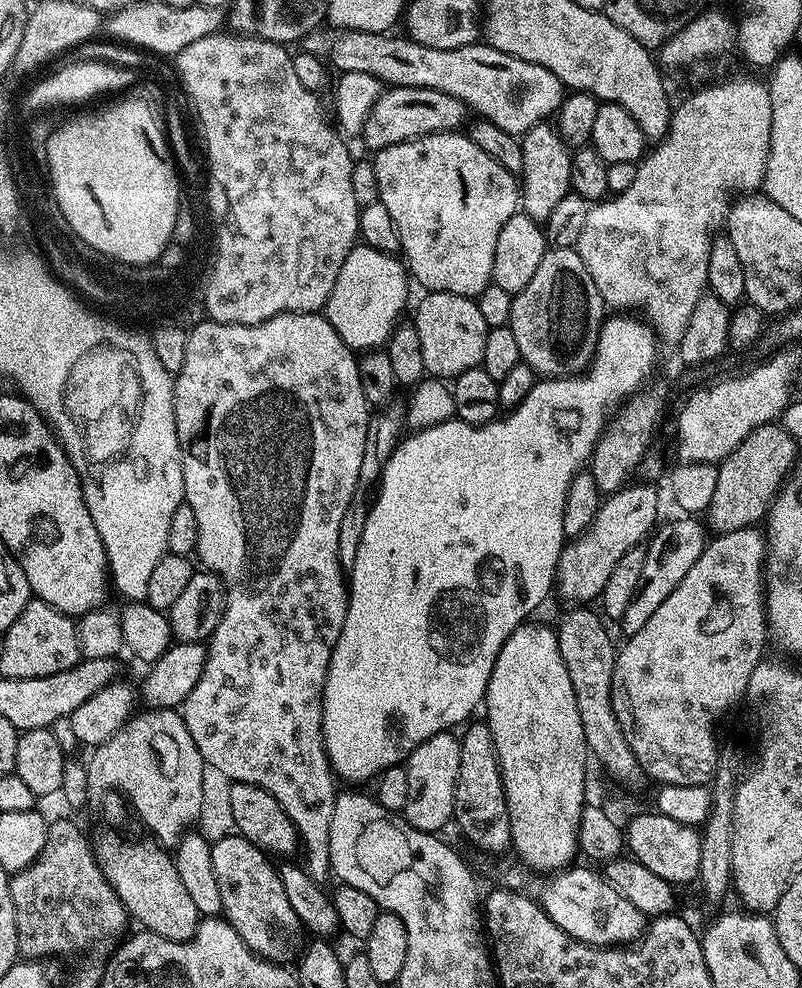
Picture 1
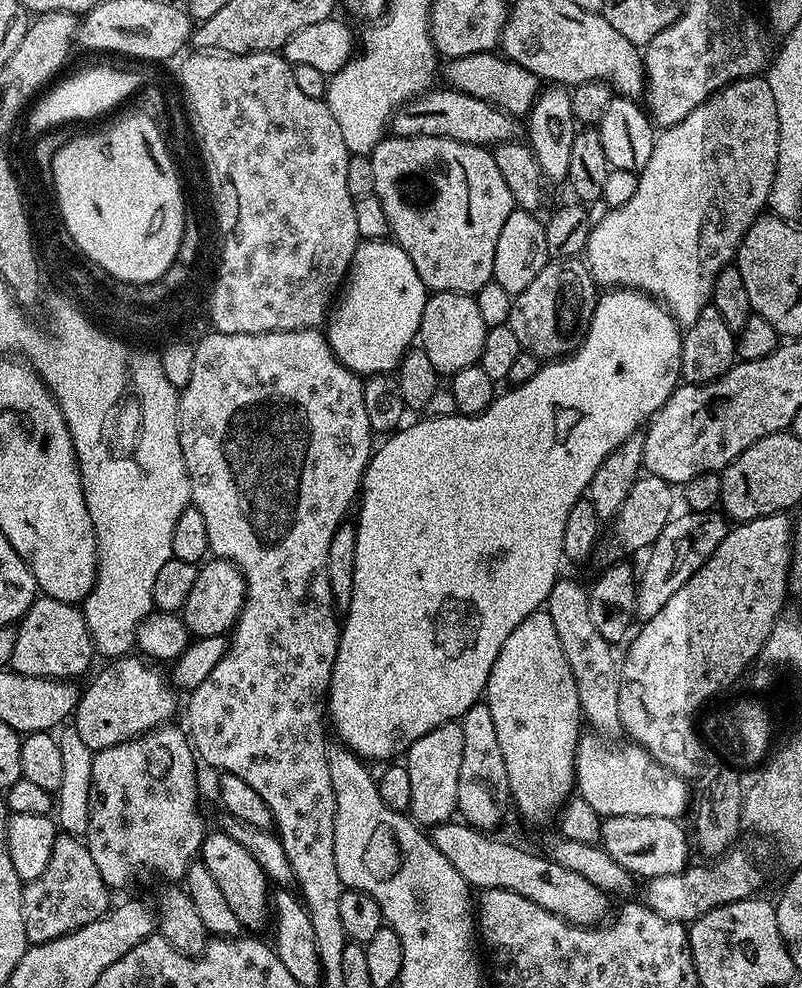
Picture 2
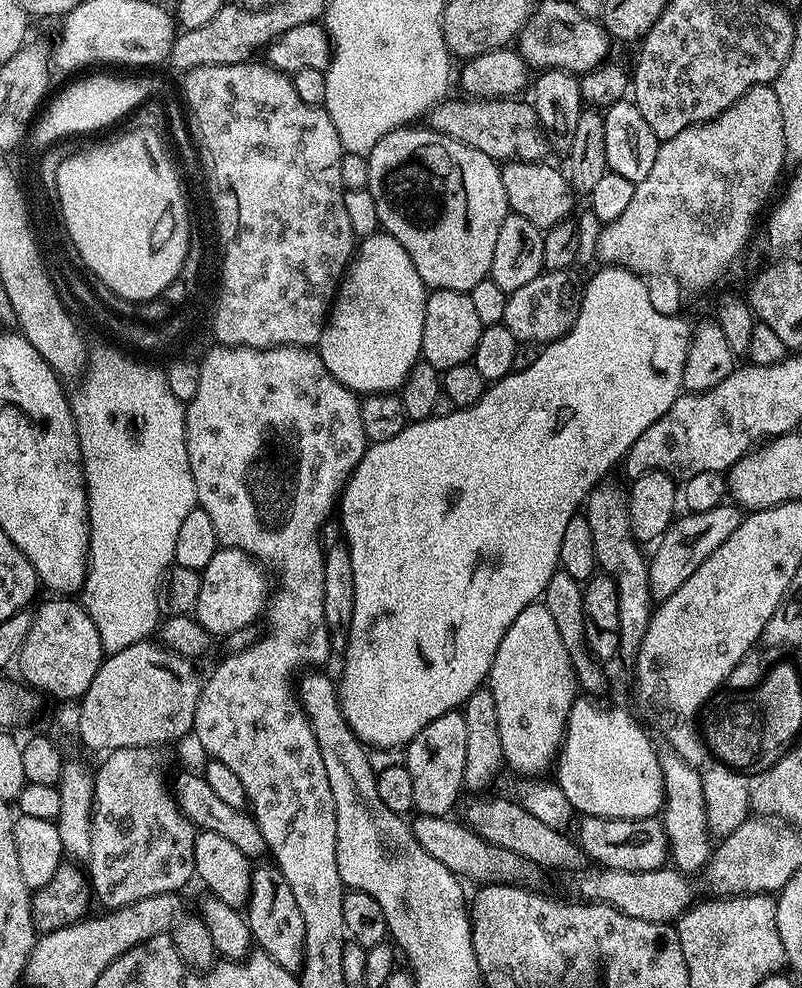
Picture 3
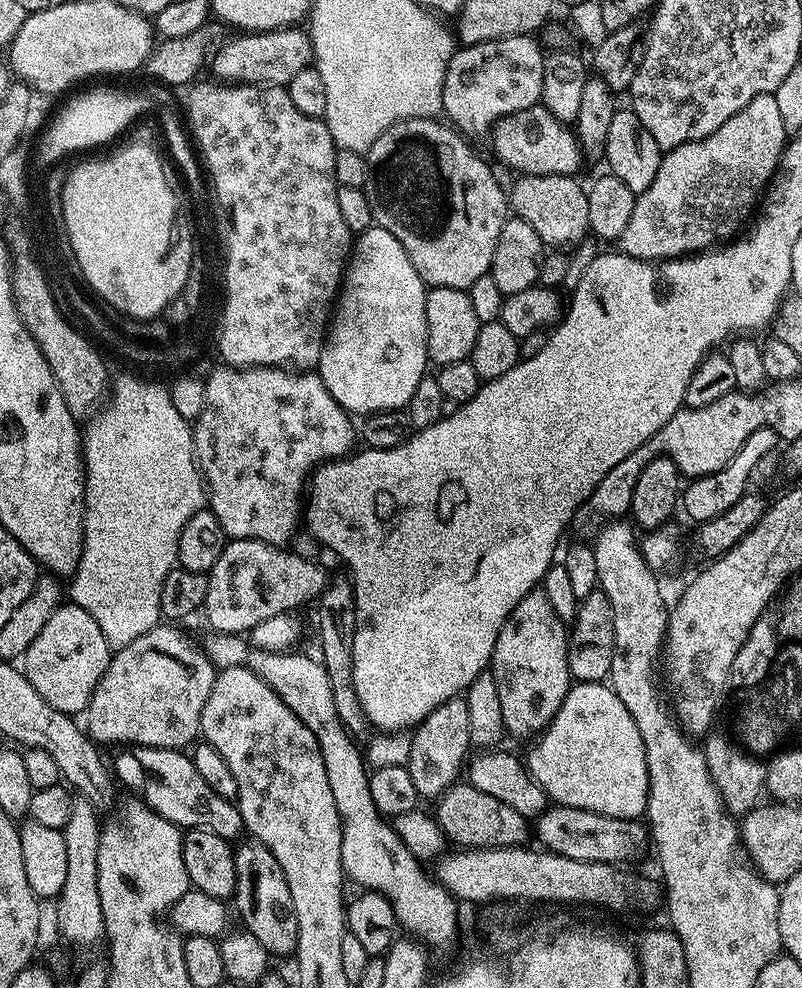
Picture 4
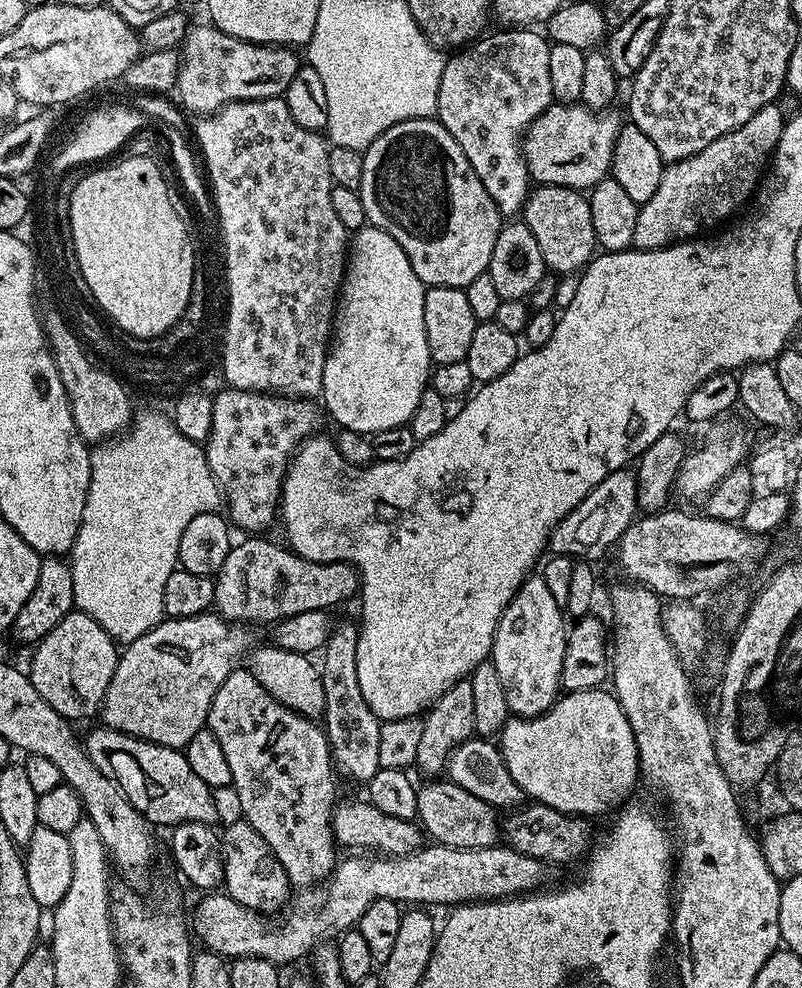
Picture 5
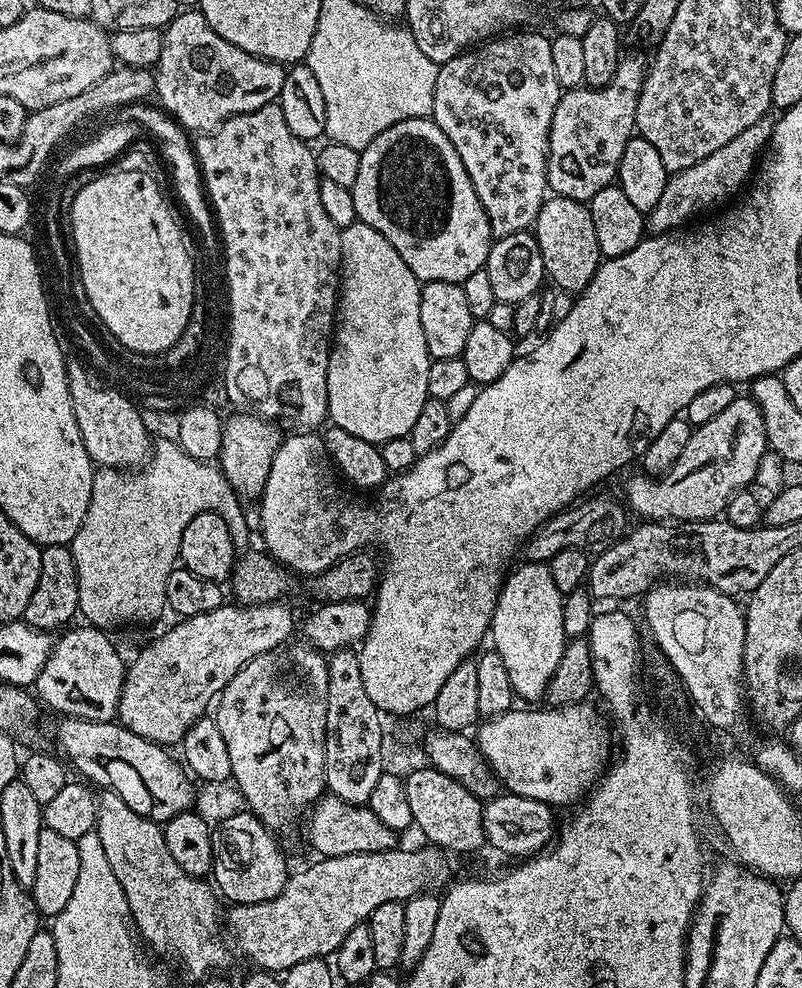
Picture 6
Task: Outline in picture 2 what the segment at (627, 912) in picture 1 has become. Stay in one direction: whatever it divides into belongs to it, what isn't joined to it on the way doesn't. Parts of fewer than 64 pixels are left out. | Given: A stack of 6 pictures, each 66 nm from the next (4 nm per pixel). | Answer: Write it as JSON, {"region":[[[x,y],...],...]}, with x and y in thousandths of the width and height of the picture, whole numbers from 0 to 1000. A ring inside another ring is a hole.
{"region":[[[577,832],[542,835],[536,845],[541,856],[551,860],[561,877],[566,877],[590,900],[620,899],[645,903],[651,909],[661,909],[661,913],[676,917],[676,921],[686,921],[712,935],[742,937],[759,926],[761,911],[754,903],[746,901],[741,893],[731,893],[726,885],[716,885],[716,881],[706,881],[706,877],[690,874],[682,865],[667,866],[633,850],[612,850],[615,847],[610,843]]]}

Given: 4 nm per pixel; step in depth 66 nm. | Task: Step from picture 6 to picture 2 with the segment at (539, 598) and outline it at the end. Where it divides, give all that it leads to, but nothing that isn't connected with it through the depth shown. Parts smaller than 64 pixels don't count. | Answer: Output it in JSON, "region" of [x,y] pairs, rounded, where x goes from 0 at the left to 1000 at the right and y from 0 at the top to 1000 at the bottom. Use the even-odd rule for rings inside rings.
{"region":[[[682,617],[662,619],[631,646],[616,674],[611,678],[608,695],[606,697],[606,712],[611,715],[611,724],[616,727],[616,735],[621,738],[621,752],[626,755],[626,767],[631,771],[633,784],[633,804],[637,813],[663,834],[678,834],[683,829],[692,827],[703,817],[703,811],[714,805],[718,797],[718,756],[726,744],[726,726],[721,711],[721,694],[716,694],[716,682],[711,682],[711,670],[706,670],[706,662],[701,662],[701,650],[696,650],[696,641],[691,639],[691,630],[686,630]]]}

